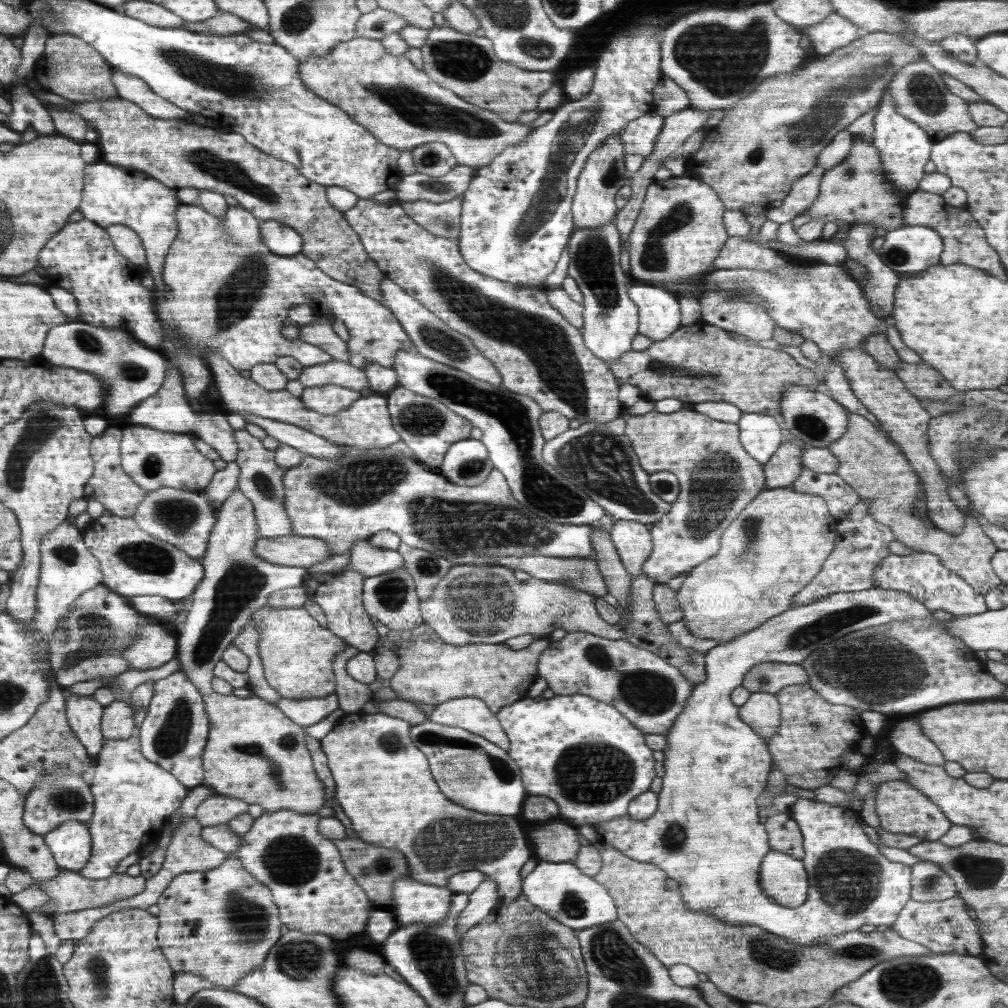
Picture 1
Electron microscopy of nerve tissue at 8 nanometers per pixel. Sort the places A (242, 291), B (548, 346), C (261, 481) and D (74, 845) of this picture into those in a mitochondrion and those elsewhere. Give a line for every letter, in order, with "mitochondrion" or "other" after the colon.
A: mitochondrion
B: mitochondrion
C: mitochondrion
D: other

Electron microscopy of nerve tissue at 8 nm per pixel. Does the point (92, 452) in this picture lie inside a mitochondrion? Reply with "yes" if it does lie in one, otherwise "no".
no

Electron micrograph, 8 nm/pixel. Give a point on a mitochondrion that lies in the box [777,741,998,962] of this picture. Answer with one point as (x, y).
(849, 880)

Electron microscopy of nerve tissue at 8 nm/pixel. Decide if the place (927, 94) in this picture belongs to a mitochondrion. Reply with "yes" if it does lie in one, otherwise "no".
yes

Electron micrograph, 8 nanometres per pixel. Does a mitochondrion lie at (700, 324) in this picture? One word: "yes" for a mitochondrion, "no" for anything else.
no

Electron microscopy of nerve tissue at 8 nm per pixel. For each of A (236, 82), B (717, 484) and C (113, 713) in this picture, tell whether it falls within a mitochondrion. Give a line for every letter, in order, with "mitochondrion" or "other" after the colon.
A: mitochondrion
B: mitochondrion
C: other

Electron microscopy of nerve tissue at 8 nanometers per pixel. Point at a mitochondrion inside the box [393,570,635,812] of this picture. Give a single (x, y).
(427, 738)

